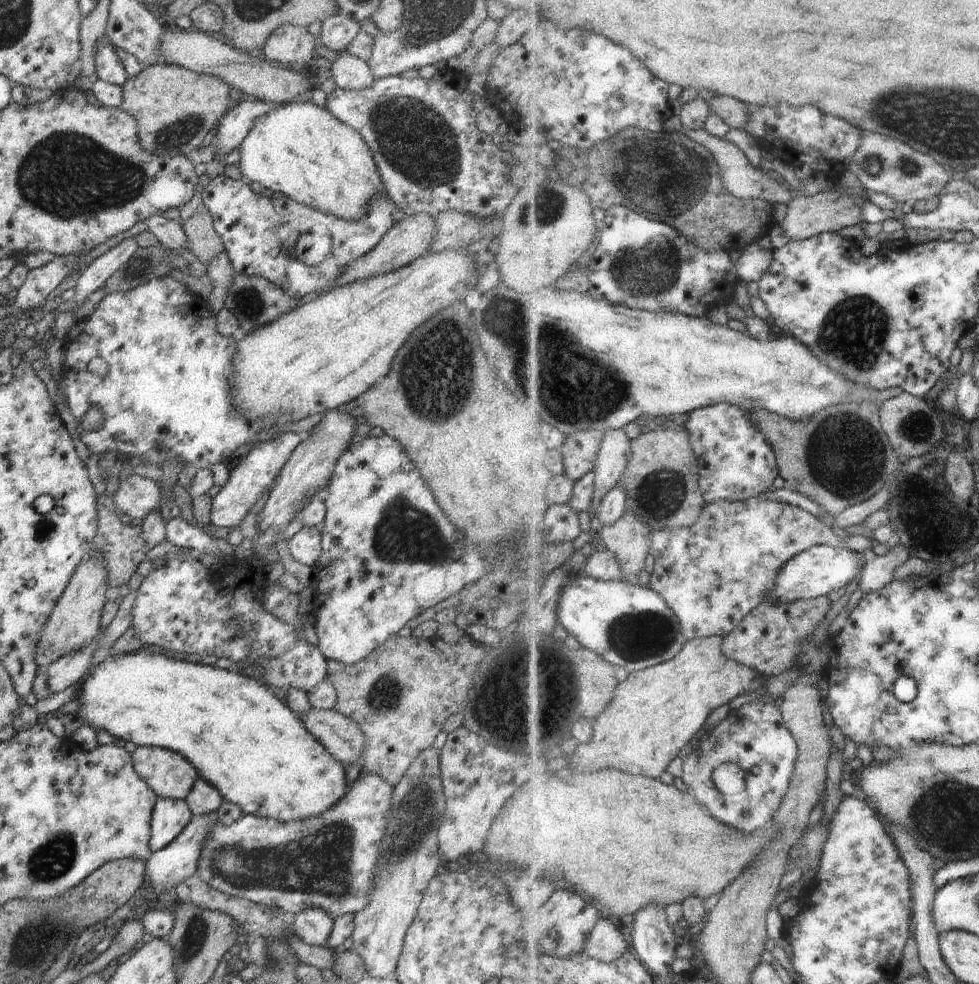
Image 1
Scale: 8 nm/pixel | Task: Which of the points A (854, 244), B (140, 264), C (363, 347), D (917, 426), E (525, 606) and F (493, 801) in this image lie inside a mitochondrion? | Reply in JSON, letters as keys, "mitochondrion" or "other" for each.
{"A":"other","B":"mitochondrion","C":"other","D":"mitochondrion","E":"other","F":"other"}

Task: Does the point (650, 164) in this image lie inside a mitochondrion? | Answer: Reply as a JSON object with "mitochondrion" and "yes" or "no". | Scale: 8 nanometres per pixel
{"mitochondrion":"yes"}

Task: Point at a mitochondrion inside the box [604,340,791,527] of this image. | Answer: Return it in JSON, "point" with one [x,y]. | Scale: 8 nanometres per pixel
{"point":[660,494]}

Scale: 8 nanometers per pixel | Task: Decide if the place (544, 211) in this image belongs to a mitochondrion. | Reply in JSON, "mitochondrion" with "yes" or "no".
{"mitochondrion":"yes"}

